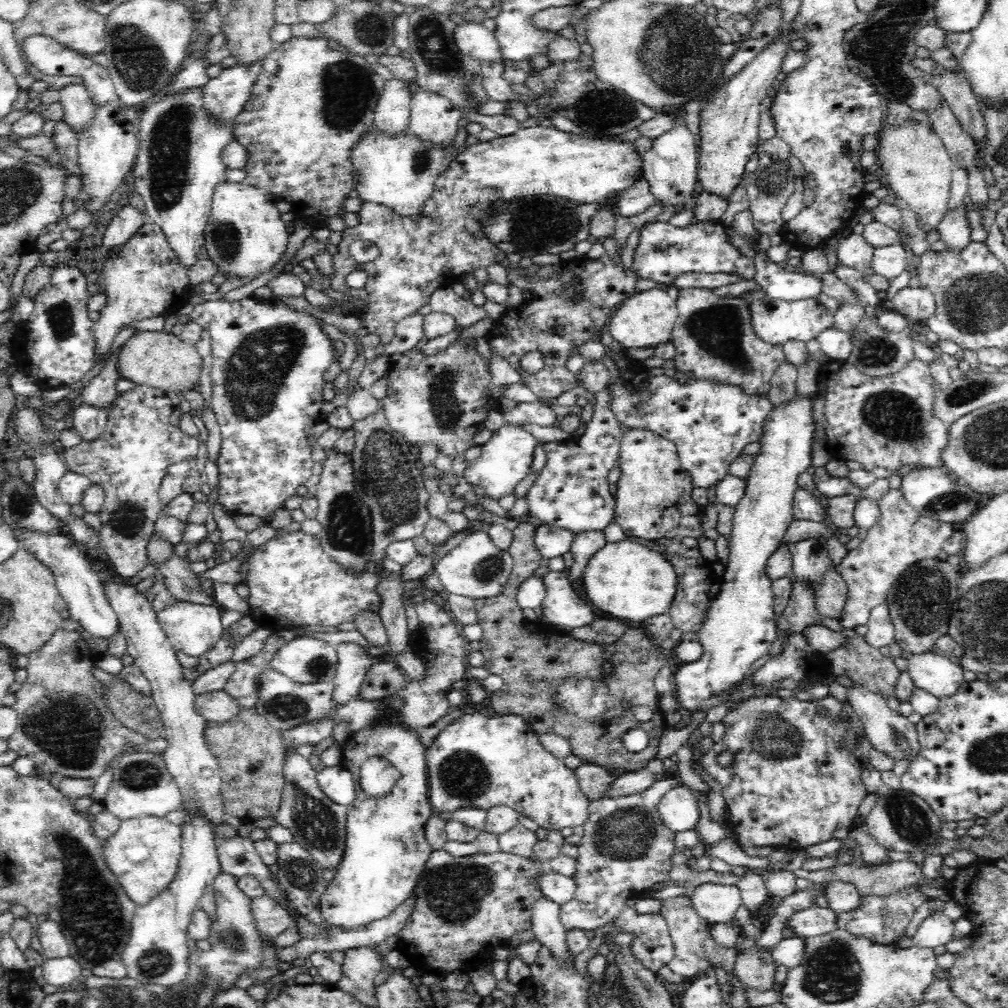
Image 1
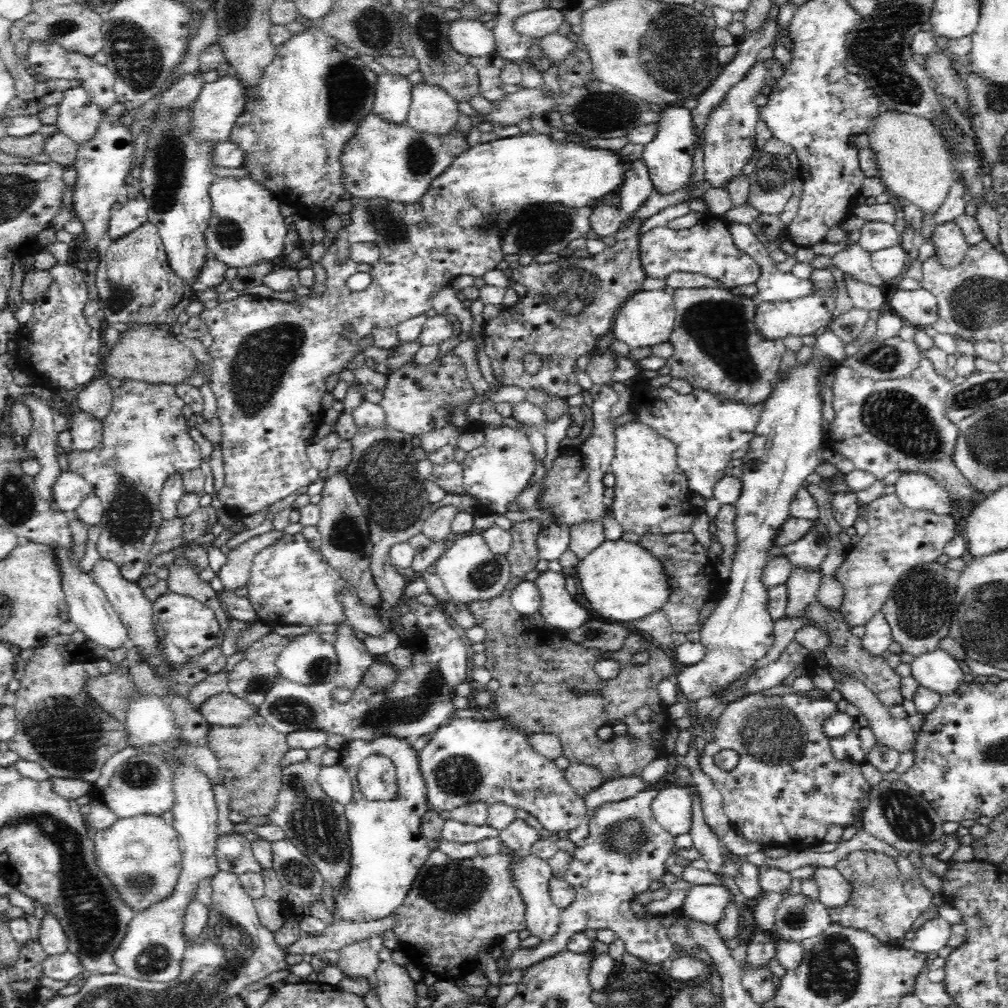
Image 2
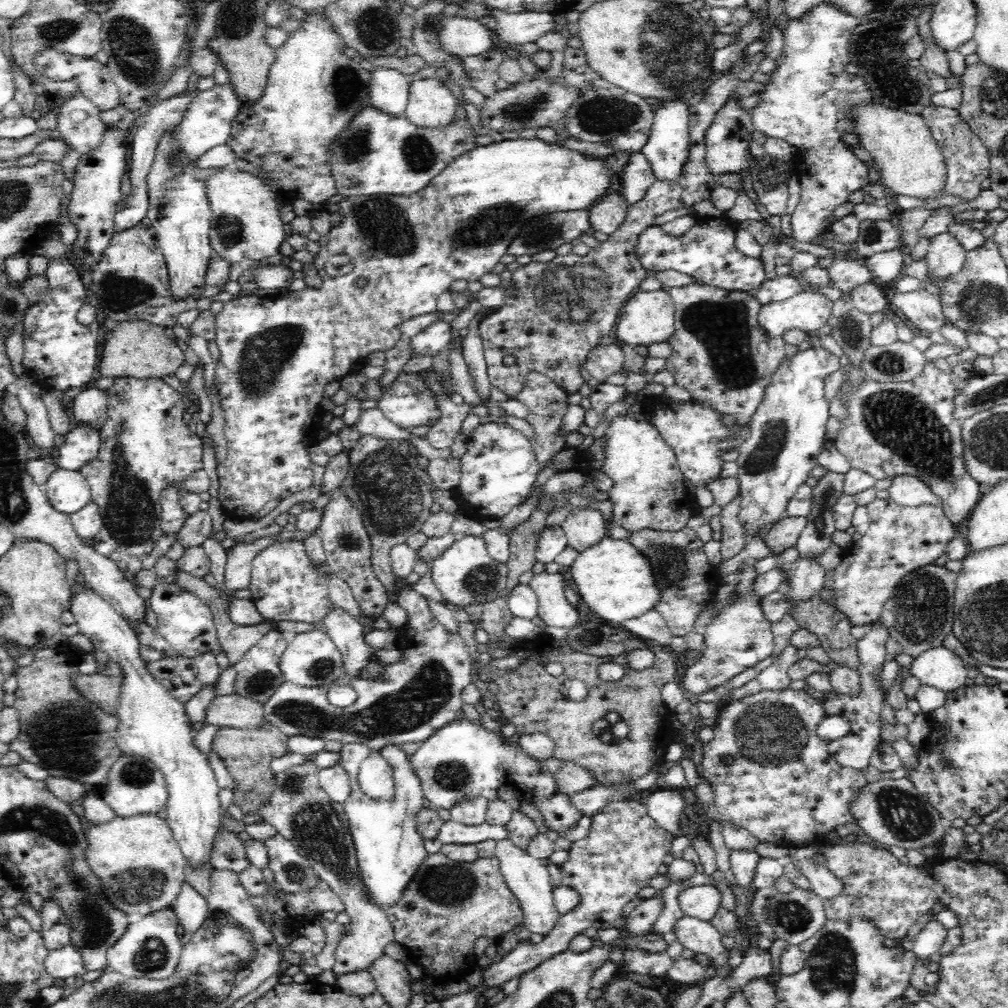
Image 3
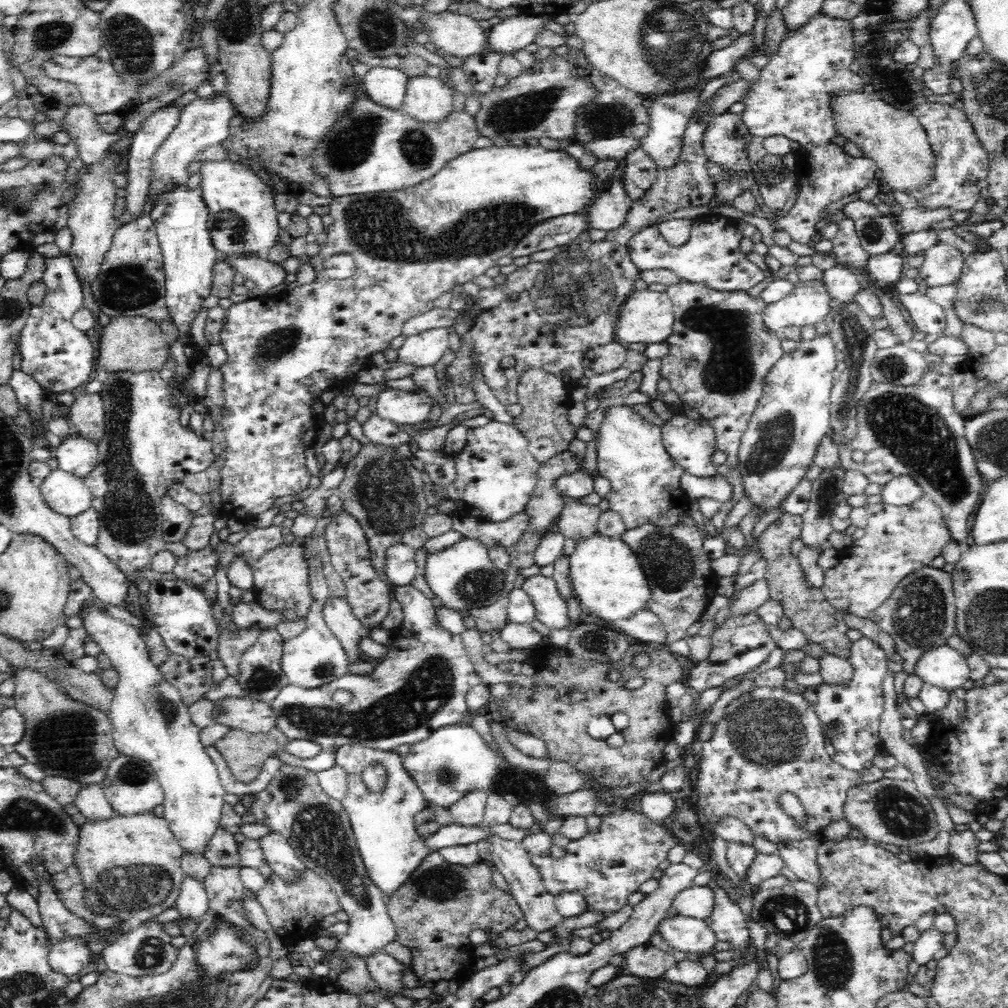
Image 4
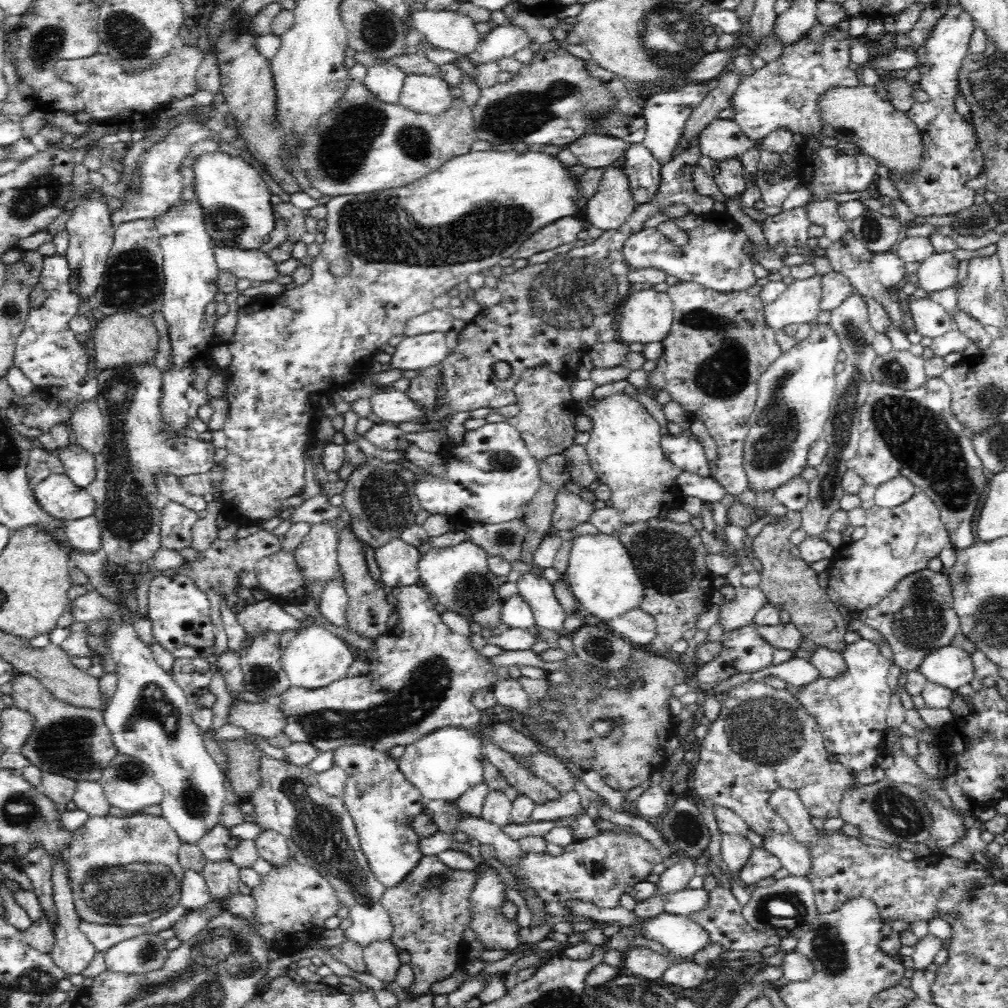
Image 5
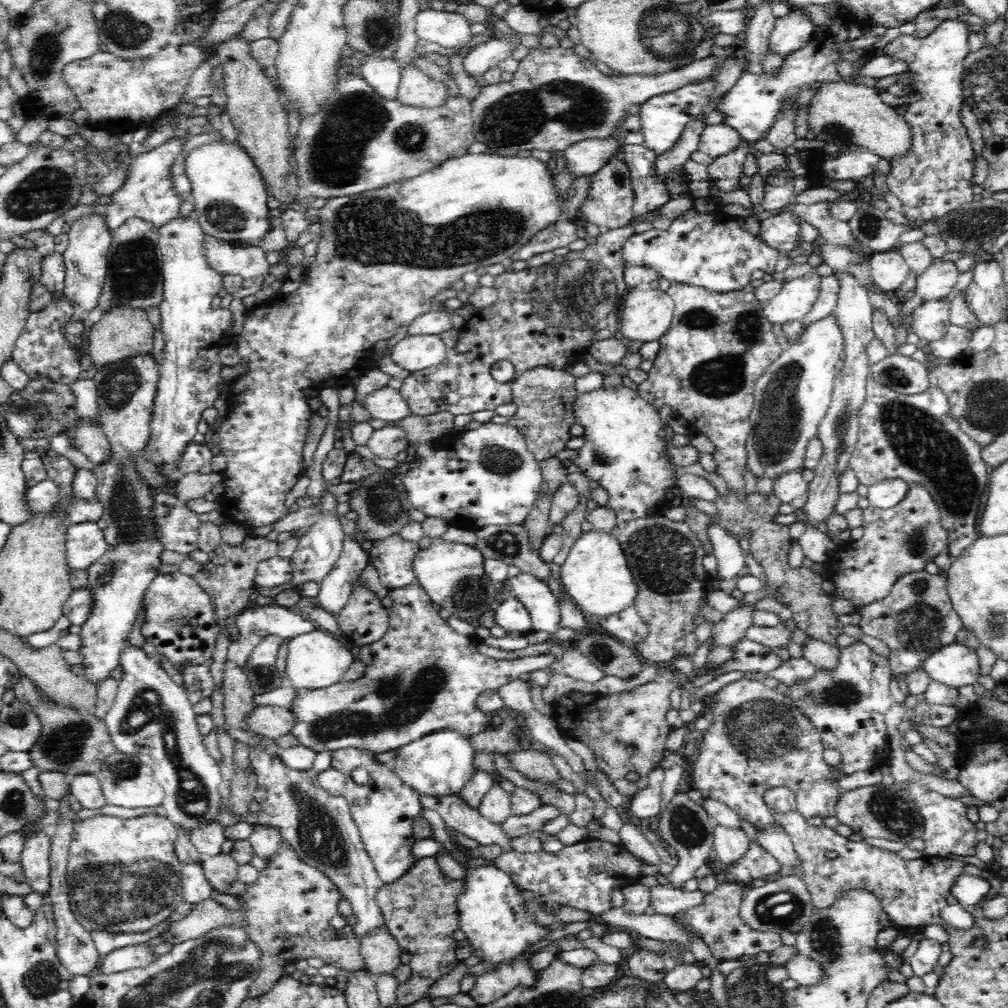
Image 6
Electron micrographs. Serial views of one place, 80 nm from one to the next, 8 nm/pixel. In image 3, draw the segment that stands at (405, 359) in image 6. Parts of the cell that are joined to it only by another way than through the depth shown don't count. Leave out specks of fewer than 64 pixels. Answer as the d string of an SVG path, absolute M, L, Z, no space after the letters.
M448 322L430 324L430 327L411 339L412 357L416 354L431 358L437 356L452 341L451 331Z

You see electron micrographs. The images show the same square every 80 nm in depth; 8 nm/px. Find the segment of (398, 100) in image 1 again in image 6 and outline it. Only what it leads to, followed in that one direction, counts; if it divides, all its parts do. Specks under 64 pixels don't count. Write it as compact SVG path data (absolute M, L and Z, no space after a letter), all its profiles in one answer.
M366 56L360 60L362 78L382 98L397 98L397 90L401 80L400 65L394 58Z

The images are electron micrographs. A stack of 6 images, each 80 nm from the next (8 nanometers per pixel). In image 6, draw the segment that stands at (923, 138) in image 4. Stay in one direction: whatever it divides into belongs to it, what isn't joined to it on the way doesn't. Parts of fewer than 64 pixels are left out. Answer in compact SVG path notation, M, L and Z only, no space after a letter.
M824 82L809 104L808 137L846 146L862 146L872 154L890 160L909 151L912 127L895 107L882 102L876 87L855 82Z

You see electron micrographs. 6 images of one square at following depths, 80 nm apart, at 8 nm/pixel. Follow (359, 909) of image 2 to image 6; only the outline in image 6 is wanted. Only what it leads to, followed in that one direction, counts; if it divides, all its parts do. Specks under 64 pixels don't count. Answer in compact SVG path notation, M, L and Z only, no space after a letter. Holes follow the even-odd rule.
M336 749L332 751L332 768L340 770L345 776L346 791L344 798L348 802L352 819L357 825L364 849L374 862L376 873L382 882L392 883L400 879L417 862L412 848L417 842L413 836L414 819L421 816L423 805L421 795L411 786L405 785L392 768L376 759L376 753L362 749ZM354 768L366 768L369 774L366 784L357 784L352 779Z

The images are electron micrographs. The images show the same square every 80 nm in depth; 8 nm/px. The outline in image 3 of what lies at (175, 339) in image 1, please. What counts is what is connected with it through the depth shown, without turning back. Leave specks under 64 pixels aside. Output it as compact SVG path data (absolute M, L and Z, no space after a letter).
M144 320L118 323L110 332L103 330L104 352L100 362L100 374L114 379L120 376L135 376L138 379L166 379L175 377L179 367L186 366L184 352L175 340L170 340L162 326Z

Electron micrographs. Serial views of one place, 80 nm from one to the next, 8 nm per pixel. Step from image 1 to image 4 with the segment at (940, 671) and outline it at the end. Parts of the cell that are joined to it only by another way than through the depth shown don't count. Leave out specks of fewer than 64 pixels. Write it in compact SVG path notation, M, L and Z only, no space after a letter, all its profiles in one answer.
M948 645L924 653L916 663L915 673L925 683L948 691L960 688L970 680L966 656Z

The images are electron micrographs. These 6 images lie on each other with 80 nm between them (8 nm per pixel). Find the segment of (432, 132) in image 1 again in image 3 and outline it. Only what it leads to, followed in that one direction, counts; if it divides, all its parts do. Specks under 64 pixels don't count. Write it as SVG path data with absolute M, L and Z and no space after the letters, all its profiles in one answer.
M425 78L409 83L406 119L416 127L444 127L456 116L457 99L440 79Z

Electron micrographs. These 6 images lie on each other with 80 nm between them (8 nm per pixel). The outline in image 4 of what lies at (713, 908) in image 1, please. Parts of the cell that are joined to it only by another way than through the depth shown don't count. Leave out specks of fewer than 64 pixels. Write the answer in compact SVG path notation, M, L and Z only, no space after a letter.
M692 885L681 890L673 898L672 905L682 916L704 920L712 914L714 898L716 898L716 895L708 885Z

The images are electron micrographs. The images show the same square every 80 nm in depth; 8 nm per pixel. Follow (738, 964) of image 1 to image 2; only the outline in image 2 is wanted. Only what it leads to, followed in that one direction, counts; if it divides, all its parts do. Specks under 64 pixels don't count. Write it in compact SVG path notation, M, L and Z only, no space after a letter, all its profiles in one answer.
M745 959L739 962L739 967L741 983L756 1004L761 1005L774 998L777 991L777 980L768 963L754 967Z

